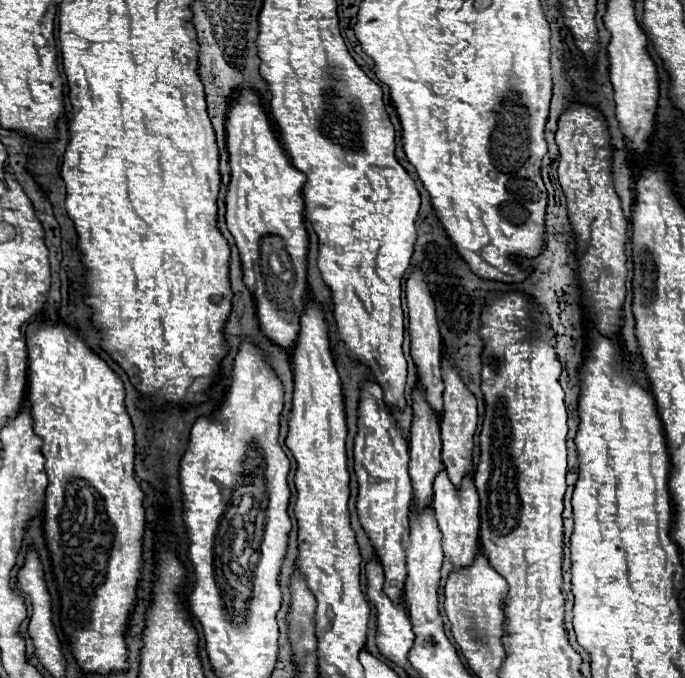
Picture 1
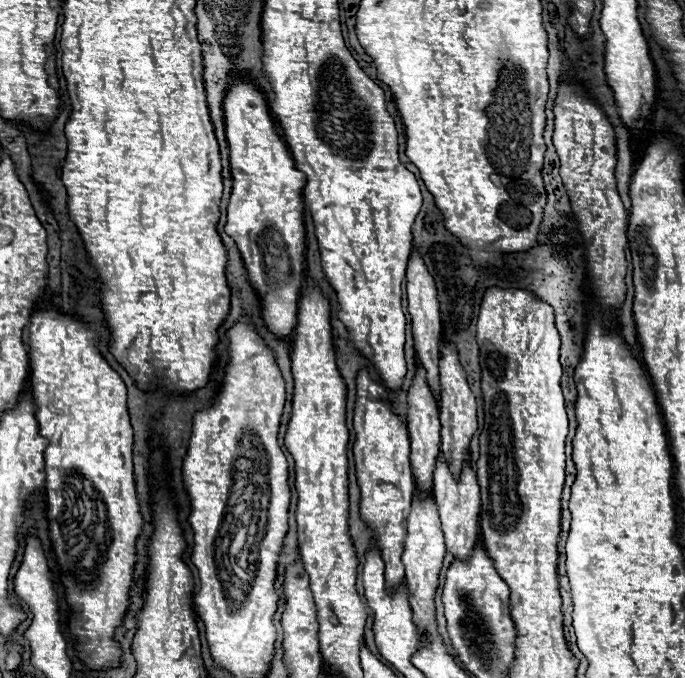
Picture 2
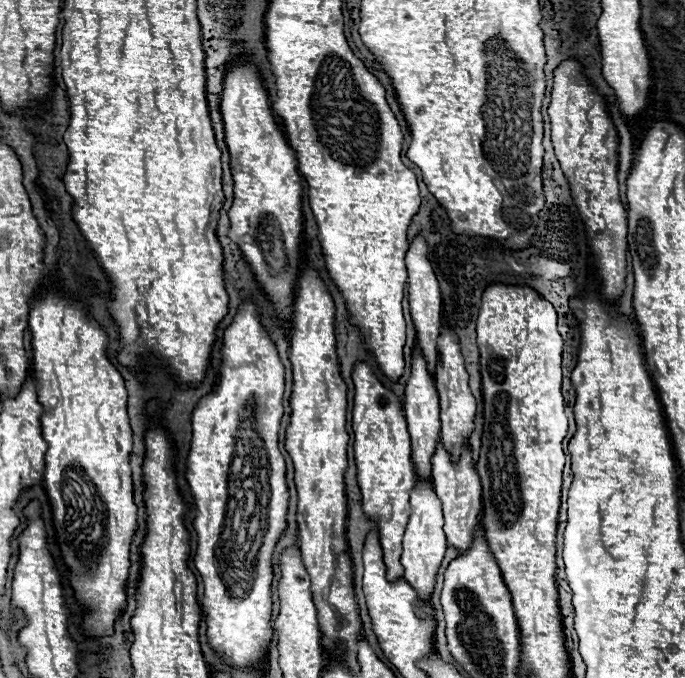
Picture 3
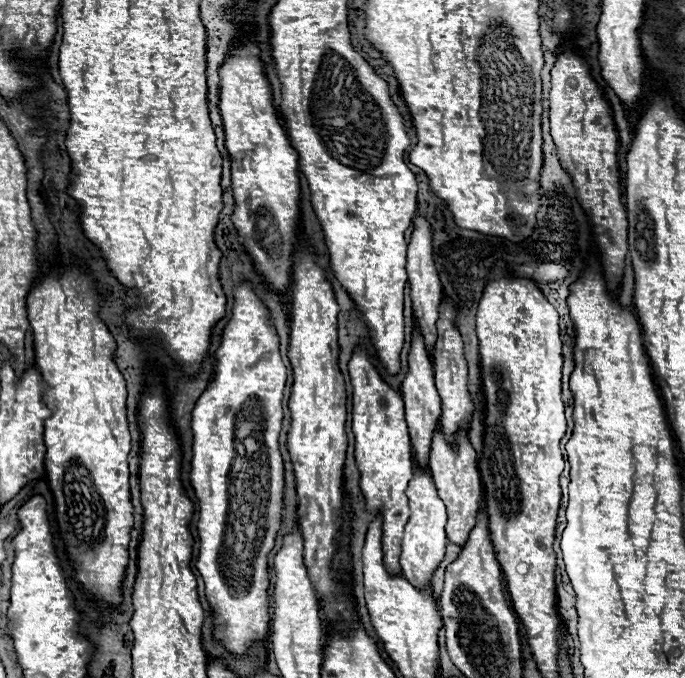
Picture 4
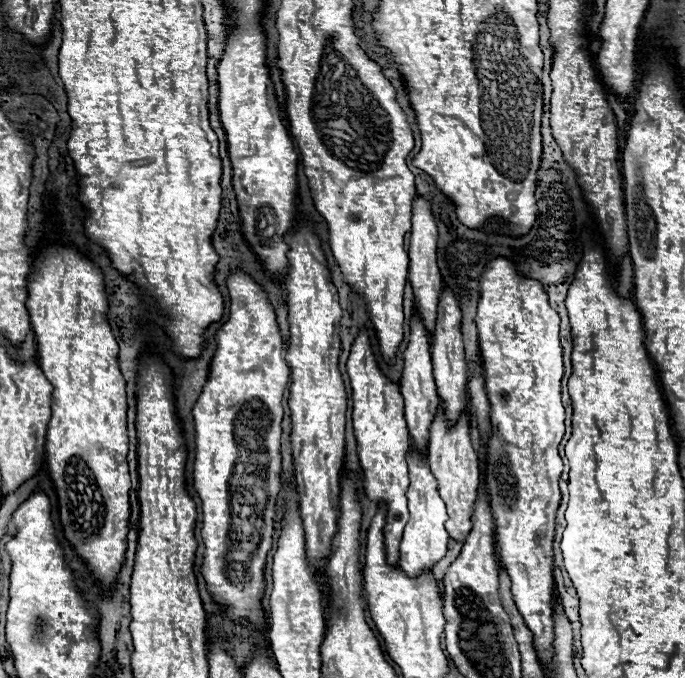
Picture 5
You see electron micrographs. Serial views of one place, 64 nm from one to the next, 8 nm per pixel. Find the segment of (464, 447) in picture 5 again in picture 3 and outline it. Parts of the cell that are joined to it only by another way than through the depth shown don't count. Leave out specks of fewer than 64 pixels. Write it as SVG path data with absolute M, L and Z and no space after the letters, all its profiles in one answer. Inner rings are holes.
M438 442L436 454L432 458L432 484L434 484L436 496L442 502L444 532L446 532L448 546L456 548L458 554L466 554L466 550L472 544L474 528L478 526L478 516L482 512L482 502L480 502L482 486L480 486L480 478L478 478L474 466L472 466L472 452L470 452L470 448L466 446L462 450L462 458L458 462L450 462L450 456L446 456L444 446Z

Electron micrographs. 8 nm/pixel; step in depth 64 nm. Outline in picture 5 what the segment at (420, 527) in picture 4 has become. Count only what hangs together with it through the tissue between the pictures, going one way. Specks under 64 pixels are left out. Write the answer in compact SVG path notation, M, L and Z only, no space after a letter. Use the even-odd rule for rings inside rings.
M416 450L408 452L408 468L410 468L410 486L408 486L408 508L410 508L410 520L404 528L402 544L400 544L400 568L410 574L412 578L420 576L422 572L430 570L438 560L444 558L446 554L446 544L448 544L448 534L444 530L444 522L448 520L446 516L446 506L442 498L438 496L438 484L436 478L432 476L428 468L428 460L424 454L418 454Z

